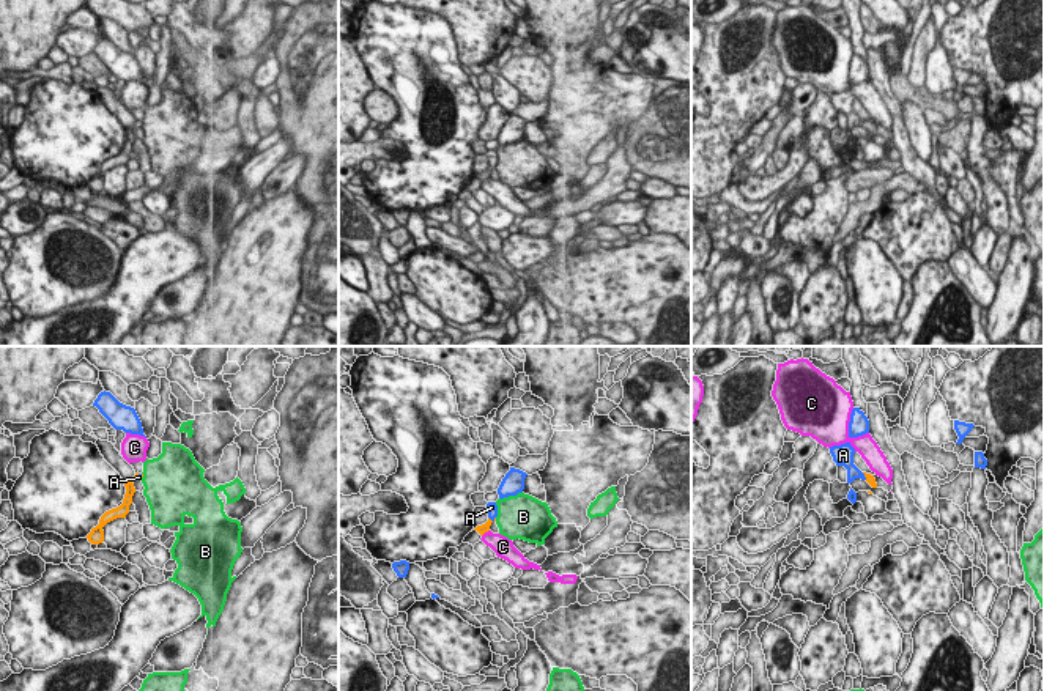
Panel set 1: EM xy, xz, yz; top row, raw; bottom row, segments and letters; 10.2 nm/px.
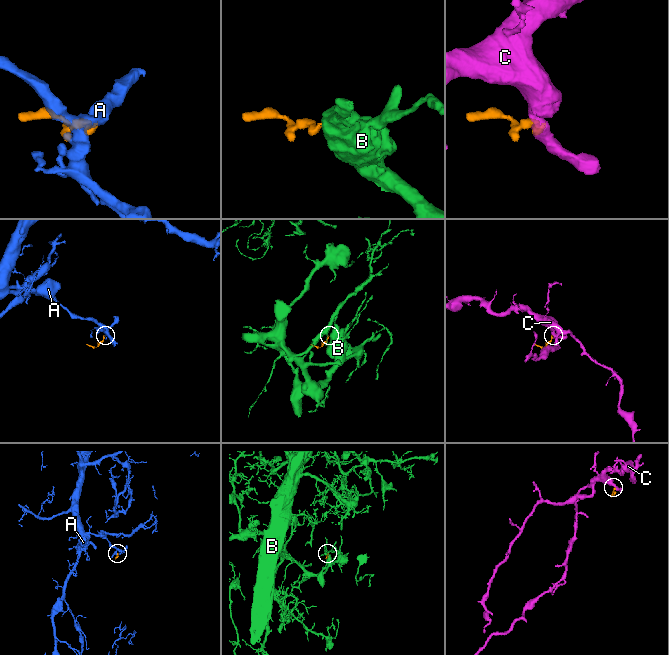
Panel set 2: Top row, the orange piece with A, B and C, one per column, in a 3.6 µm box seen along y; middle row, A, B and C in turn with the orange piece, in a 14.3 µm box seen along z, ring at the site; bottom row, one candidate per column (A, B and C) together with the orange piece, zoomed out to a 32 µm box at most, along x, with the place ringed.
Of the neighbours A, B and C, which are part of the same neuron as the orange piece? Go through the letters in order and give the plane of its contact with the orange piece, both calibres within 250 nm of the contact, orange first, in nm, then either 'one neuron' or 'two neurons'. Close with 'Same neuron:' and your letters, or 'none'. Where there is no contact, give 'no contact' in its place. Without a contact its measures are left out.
A: meets orange in xy; 30 nm thick on the orange side, 50 nm on the other; one neuron
B: no contact; two neurons
C: meets orange in xz; 90 nm thick on the orange side, 200 nm on the other; two neurons
Same neuron: A

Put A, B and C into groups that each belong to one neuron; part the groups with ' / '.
A / B / C

